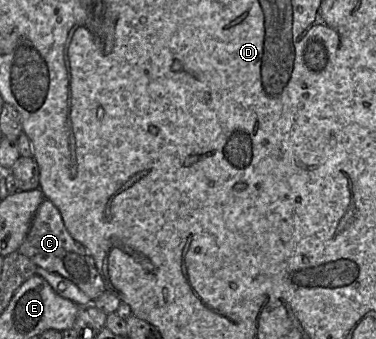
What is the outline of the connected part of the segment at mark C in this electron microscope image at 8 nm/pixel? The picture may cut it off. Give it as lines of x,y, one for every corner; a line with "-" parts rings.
46,198
39,205
29,232
17,251
28,257
38,267
57,273
70,280
92,302
106,291
104,281
96,268
94,258
81,243
73,239
64,225
59,209

